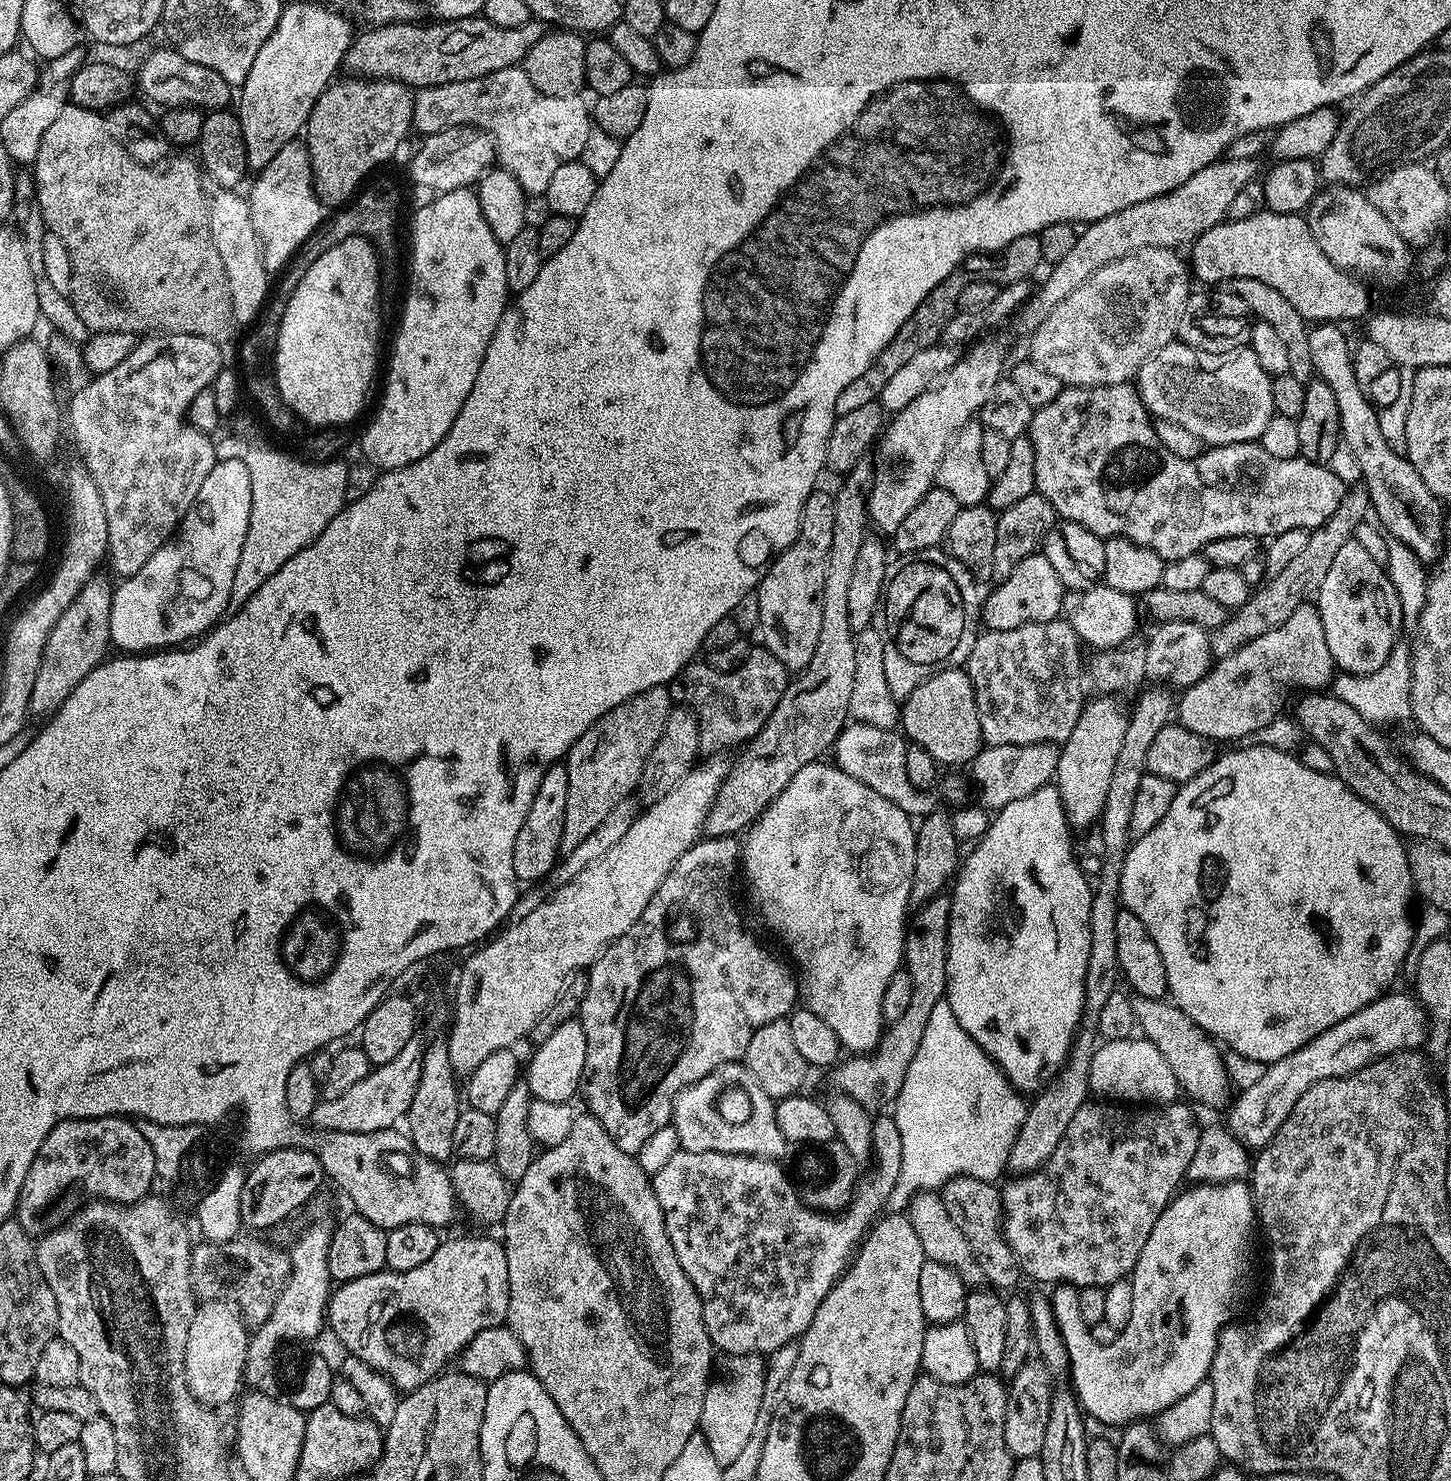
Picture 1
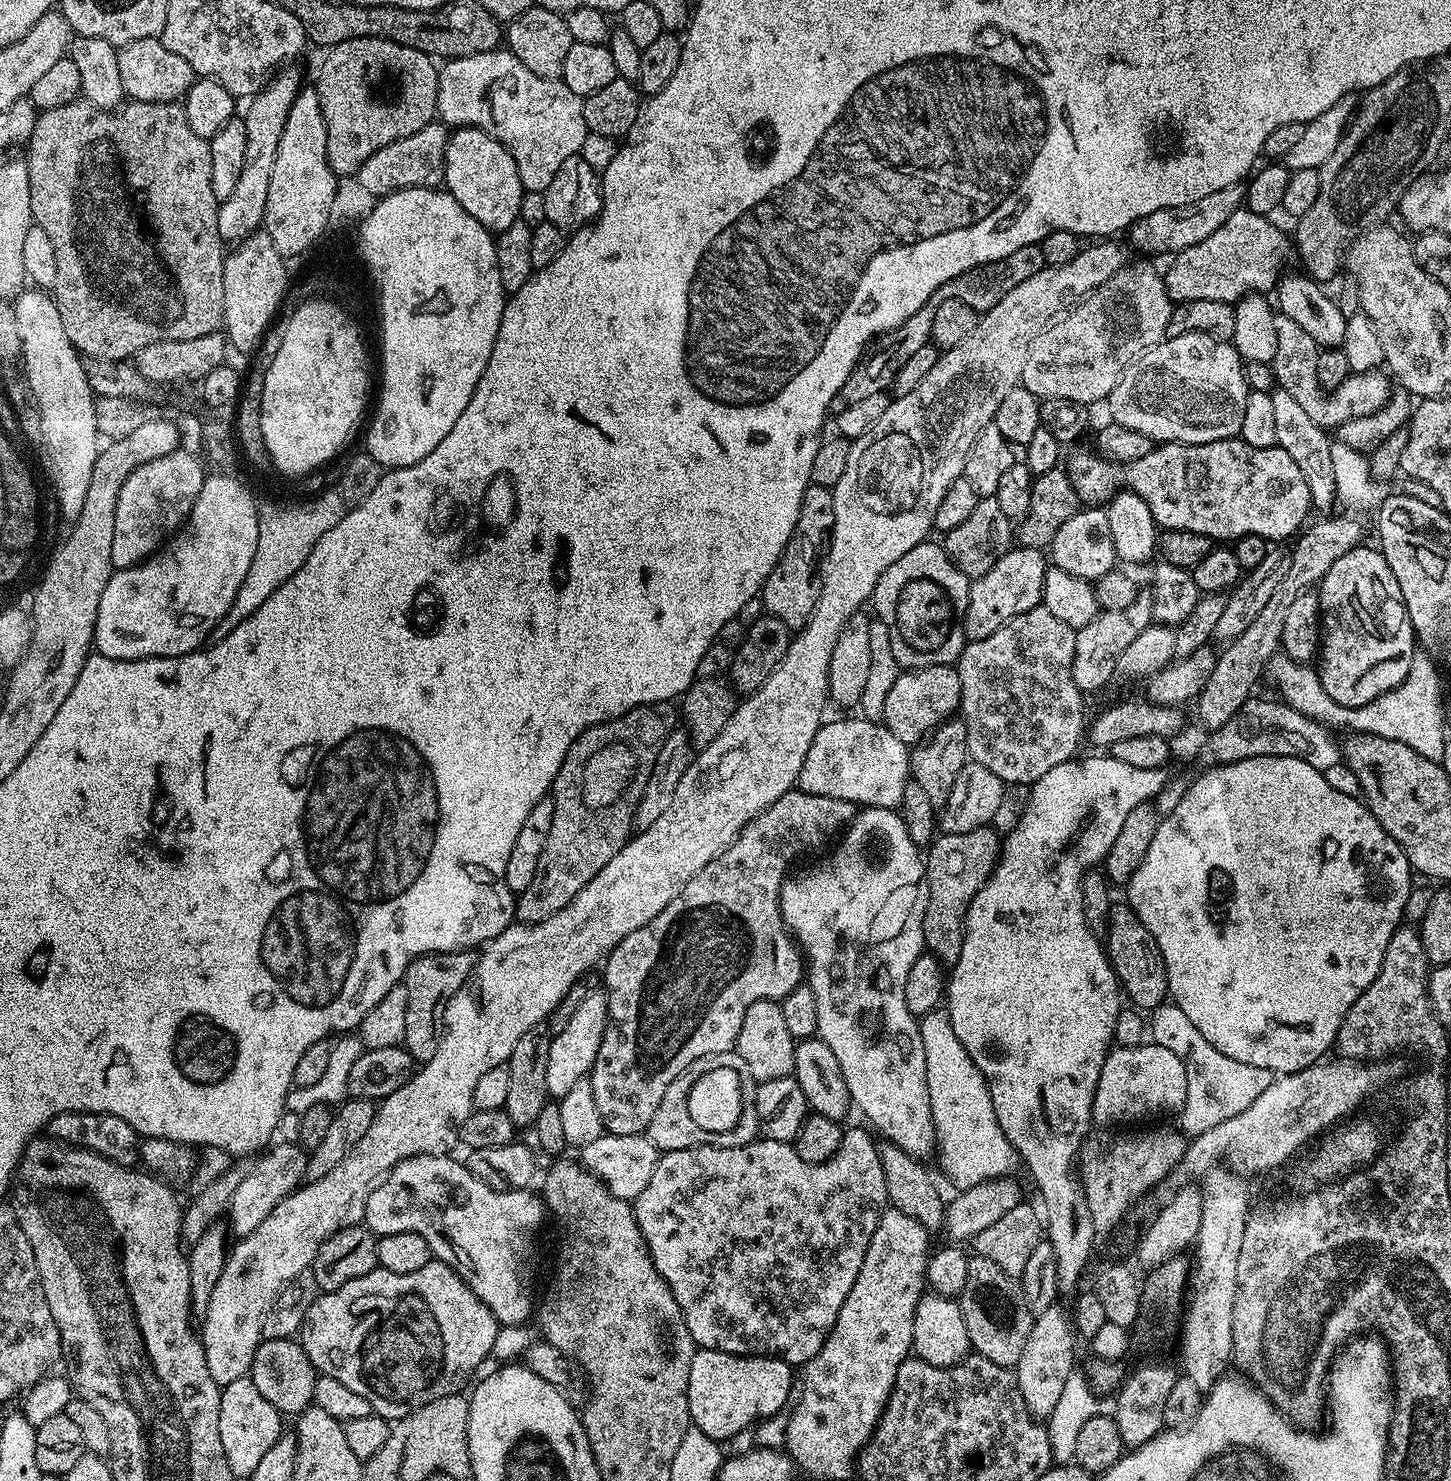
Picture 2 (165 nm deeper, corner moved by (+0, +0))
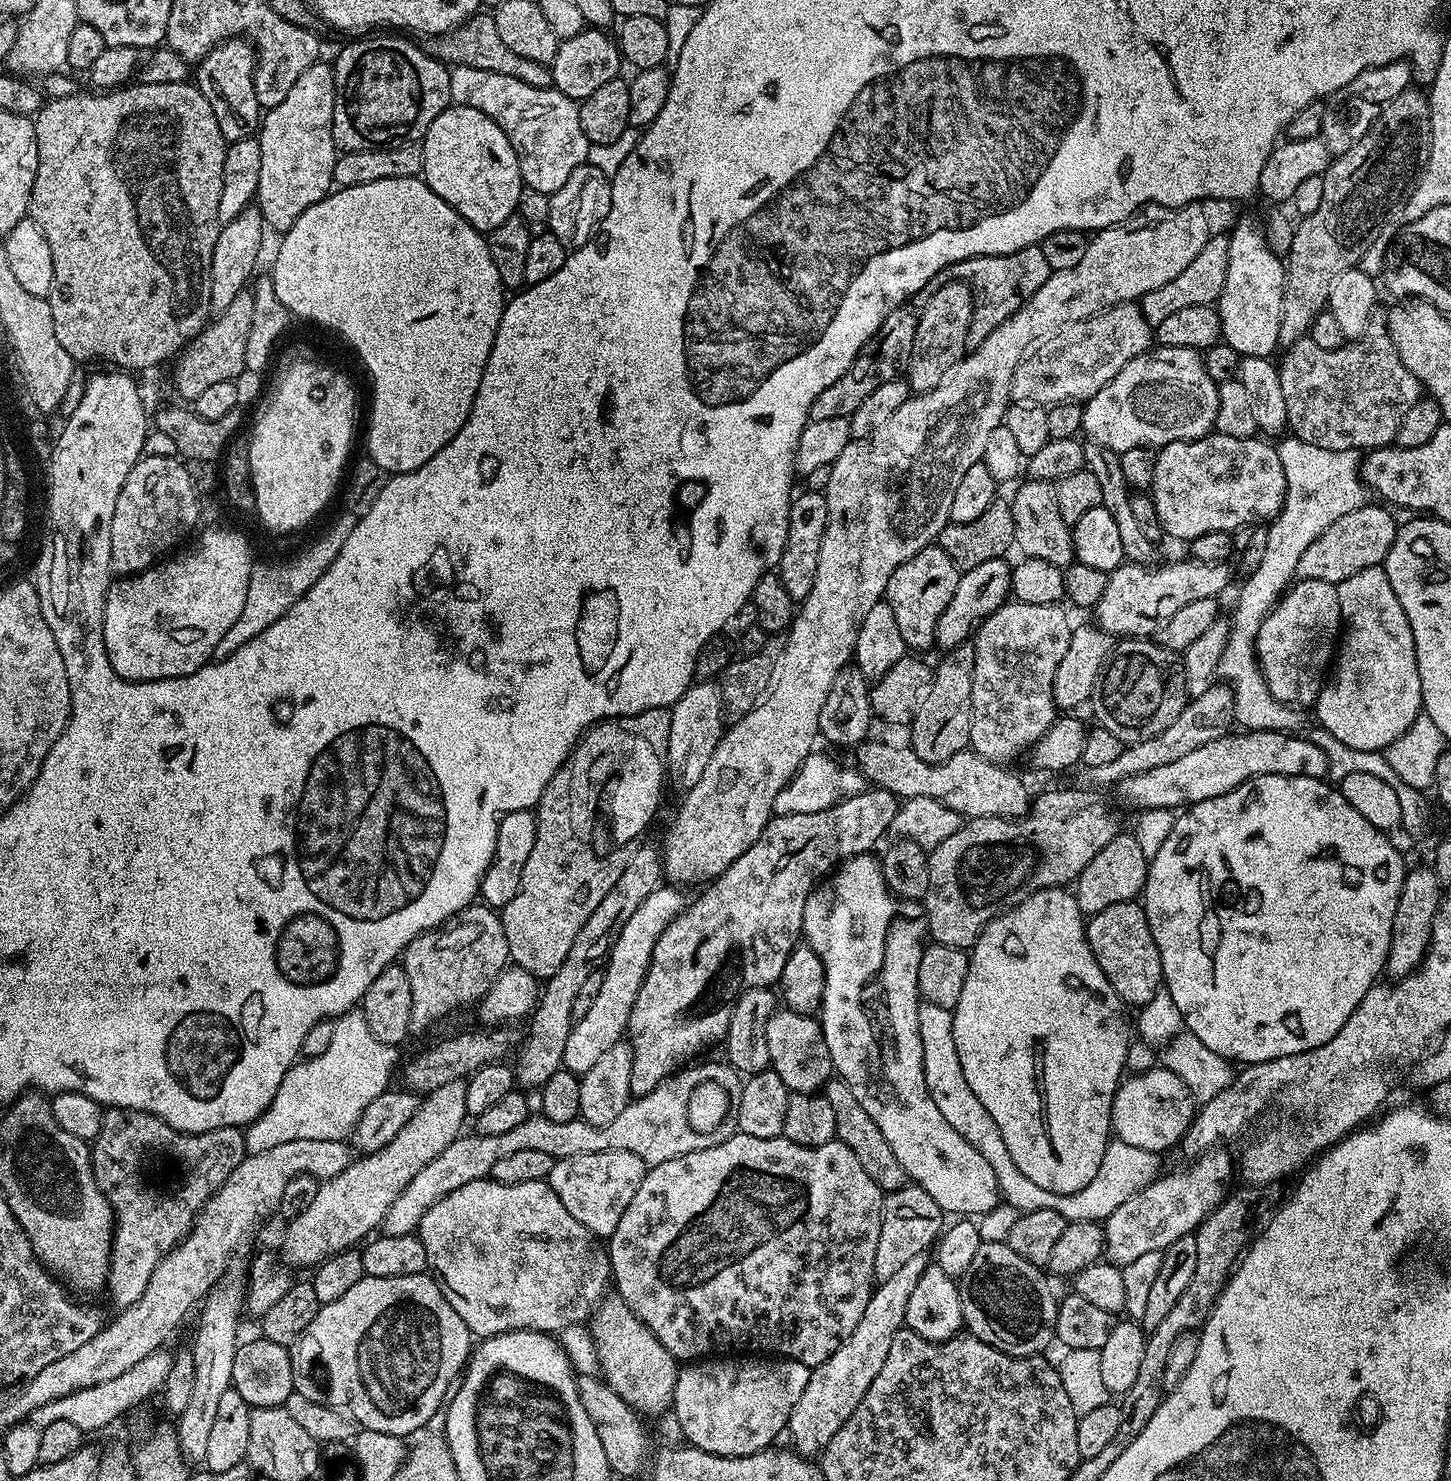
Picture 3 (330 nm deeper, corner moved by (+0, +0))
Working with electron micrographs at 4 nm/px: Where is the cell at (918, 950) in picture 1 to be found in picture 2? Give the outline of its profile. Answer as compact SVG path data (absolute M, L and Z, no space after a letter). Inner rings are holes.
M985 826L966 830L966 834L937 835L926 848L928 901L924 915L924 946L941 964L951 966L962 958L962 938L970 902L996 869L1002 847L1001 833Z

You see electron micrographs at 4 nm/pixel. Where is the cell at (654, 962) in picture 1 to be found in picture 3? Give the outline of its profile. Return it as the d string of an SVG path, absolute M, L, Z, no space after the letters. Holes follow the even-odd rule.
M875 786L860 792L857 796L848 796L840 800L832 808L818 810L818 814L790 814L788 816L773 815L772 819L762 830L758 842L742 854L729 866L721 876L716 877L707 885L708 888L696 901L689 903L680 915L670 922L670 926L658 938L658 942L652 951L652 961L648 967L646 978L642 982L642 990L638 990L638 998L634 1002L634 1010L630 1010L630 1022L626 1033L627 1043L632 1045L632 1069L630 1070L630 1090L632 1096L645 1096L646 1093L654 1091L659 1084L663 1084L685 1063L687 1056L700 1052L703 1048L711 1046L715 1040L723 1041L728 1034L730 1026L730 1014L734 1010L736 1000L746 990L751 988L766 988L775 985L782 974L782 966L786 966L786 958L796 949L798 941L804 931L804 907L806 898L812 893L817 883L823 881L841 862L850 859L852 856L862 856L873 851L872 847L885 835L889 835L894 814L898 807L898 797L893 792L887 792L884 788Z

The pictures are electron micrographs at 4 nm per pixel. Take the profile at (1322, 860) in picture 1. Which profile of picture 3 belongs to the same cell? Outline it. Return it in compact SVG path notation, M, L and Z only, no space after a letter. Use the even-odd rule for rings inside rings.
M1262 774L1242 782L1242 786L1218 798L1206 798L1206 802L1185 807L1173 819L1173 828L1162 848L1150 859L1142 893L1146 922L1150 922L1150 934L1154 934L1154 942L1162 958L1163 987L1170 998L1174 998L1183 1027L1200 1038L1214 1053L1240 1066L1286 1058L1286 1054L1302 1054L1302 1050L1314 1050L1314 1046L1330 1042L1330 1038L1346 1026L1346 1018L1354 1014L1358 1002L1366 998L1366 990L1381 979L1388 962L1394 910L1398 910L1406 871L1406 863L1399 850L1388 839L1385 833L1370 826L1370 822L1366 822L1366 818L1362 818L1362 814L1358 814L1346 798L1342 798L1339 787L1305 776Z

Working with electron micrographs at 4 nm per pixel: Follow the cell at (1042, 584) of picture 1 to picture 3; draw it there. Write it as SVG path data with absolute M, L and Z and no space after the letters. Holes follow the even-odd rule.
M1001 558L961 571L958 590L954 590L954 598L950 598L946 610L942 610L942 618L938 618L935 647L940 648L941 653L954 650L959 644L969 643L980 623L990 614L994 614L994 610L1009 603L1012 596L1013 565L1007 564L1008 562Z

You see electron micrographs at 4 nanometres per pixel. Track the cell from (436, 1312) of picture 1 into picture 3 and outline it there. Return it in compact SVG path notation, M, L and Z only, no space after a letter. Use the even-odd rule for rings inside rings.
M419 1272L398 1278L364 1276L342 1298L322 1304L318 1314L314 1314L314 1322L290 1345L294 1389L307 1389L308 1375L315 1370L316 1360L320 1360L328 1379L327 1399L335 1407L349 1412L361 1428L408 1438L411 1432L430 1423L436 1411L438 1416L473 1347L472 1331L458 1318L458 1310L446 1302L440 1284L431 1275Z

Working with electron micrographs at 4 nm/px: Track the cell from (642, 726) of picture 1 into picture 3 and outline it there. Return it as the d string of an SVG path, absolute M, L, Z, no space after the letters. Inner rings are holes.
M651 708L633 716L614 716L593 724L581 736L558 774L550 778L534 809L534 850L530 850L530 858L522 870L522 886L518 886L518 894L499 913L508 954L515 967L525 968L537 978L553 976L558 966L566 962L566 954L570 954L578 930L586 926L586 918L594 914L598 902L610 894L614 882L626 870L626 862L636 853L639 836L651 826L660 808L664 784L666 788L671 717L669 709Z

